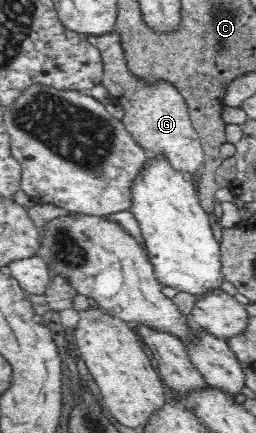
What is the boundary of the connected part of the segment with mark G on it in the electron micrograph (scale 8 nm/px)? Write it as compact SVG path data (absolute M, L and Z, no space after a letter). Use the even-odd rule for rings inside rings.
M111 30L99 37L86 35L85 39L100 51L103 62L102 84L119 100L124 109L122 122L135 142L150 155L165 156L175 170L187 171L196 178L202 169L204 154L181 92L167 80L149 84L135 76L127 67L121 39L116 31Z

